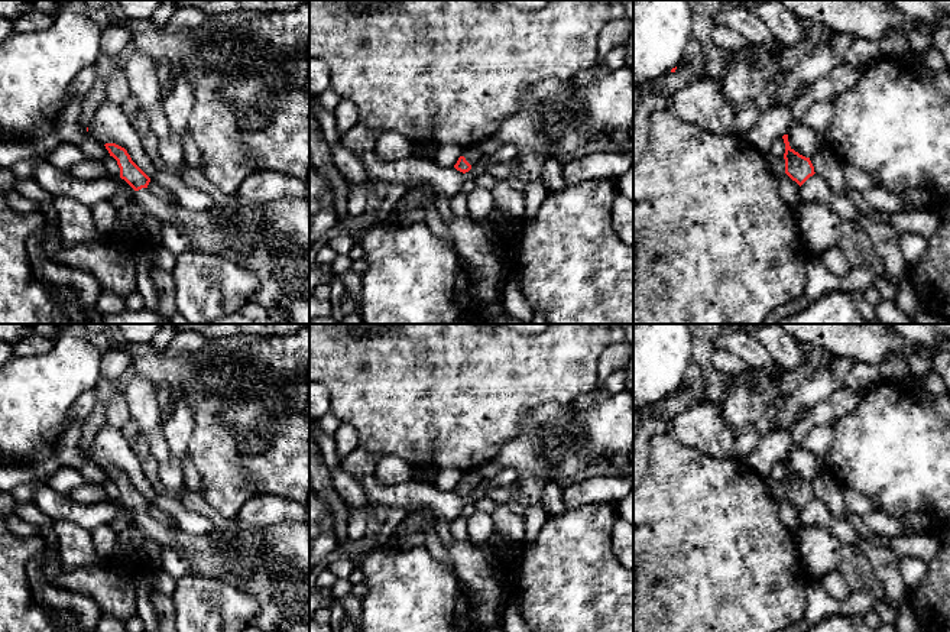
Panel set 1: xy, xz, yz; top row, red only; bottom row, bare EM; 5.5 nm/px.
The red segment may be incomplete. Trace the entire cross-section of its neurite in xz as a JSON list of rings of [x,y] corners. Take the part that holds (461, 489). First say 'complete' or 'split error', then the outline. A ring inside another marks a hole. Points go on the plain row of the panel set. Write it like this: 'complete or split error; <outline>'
split error; [[[480,469],[473,470],[468,473],[463,480],[458,482],[454,492],[463,498],[468,496],[476,487],[480,486],[482,482],[486,479],[483,477]]]

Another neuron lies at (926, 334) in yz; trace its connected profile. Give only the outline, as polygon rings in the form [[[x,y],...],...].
[[[891,324],[891,327],[902,337],[931,349],[934,349],[940,340],[949,338],[941,334],[934,324]]]

